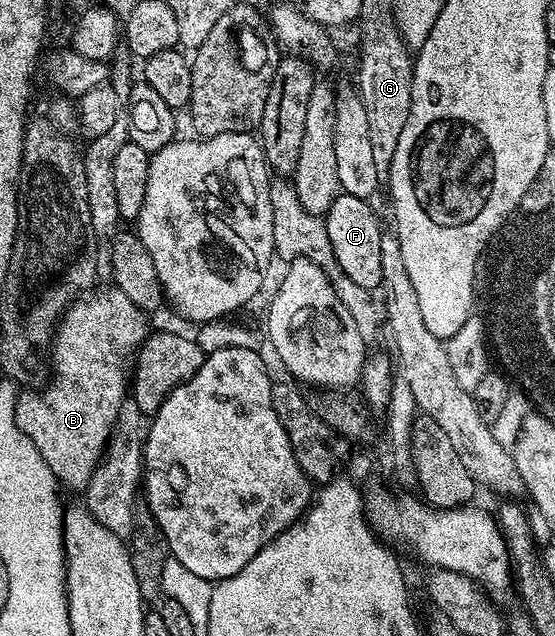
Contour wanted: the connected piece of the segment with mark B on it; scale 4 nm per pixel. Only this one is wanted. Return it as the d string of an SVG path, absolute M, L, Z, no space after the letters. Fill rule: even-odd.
M109 287L95 297L79 299L62 314L50 351L52 376L41 391L26 391L19 396L16 423L40 451L44 463L55 478L70 489L85 490L94 469L110 442L122 404L128 397L128 363L135 360L142 342L148 336L147 314L117 287Z

